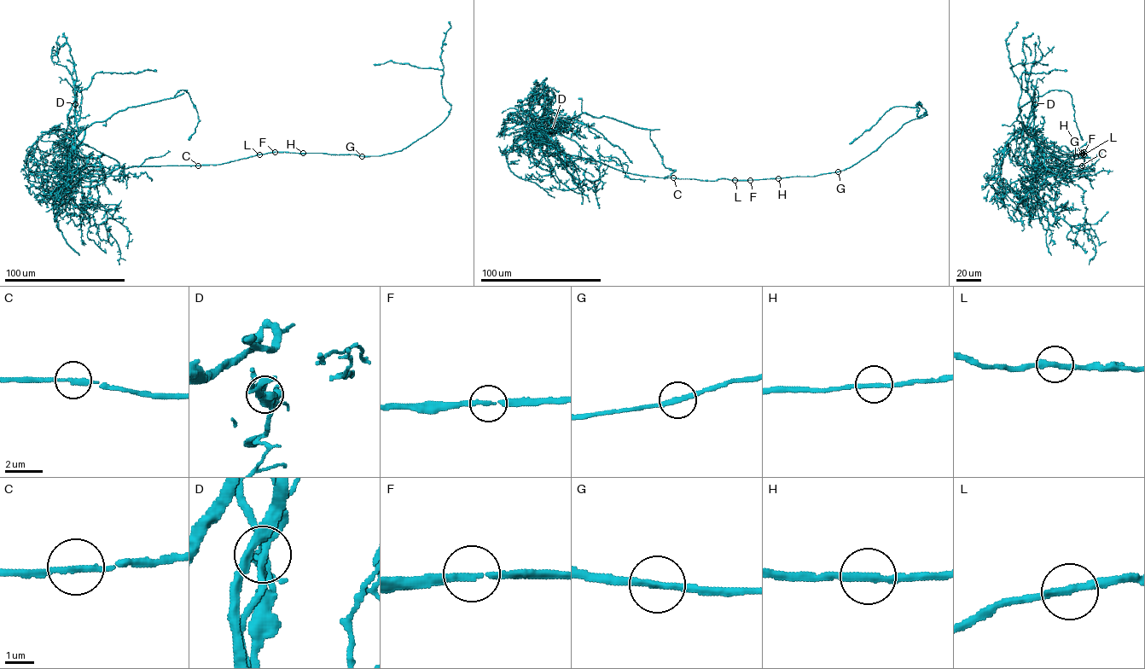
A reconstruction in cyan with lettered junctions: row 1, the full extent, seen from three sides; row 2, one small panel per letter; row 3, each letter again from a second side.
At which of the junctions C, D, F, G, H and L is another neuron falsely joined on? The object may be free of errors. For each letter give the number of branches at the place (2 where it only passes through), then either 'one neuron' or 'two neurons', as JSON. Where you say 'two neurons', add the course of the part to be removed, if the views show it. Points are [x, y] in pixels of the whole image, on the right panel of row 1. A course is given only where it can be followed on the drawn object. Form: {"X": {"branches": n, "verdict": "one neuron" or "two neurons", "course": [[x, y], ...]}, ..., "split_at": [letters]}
{"C": {"branches": 2, "verdict": "one neuron"}, "D": {"branches": 3, "verdict": "two neurons", "course": [[1035, 104], [1012, 140], [1034, 140], [1054, 172], [1083, 165], [1023, 125], [1010, 68], [1047, 64]]}, "F": {"branches": 2, "verdict": "one neuron"}, "G": {"branches": 2, "verdict": "one neuron"}, "H": {"branches": 2, "verdict": "one neuron"}, "L": {"branches": 2, "verdict": "one neuron"}, "split_at": ["D"]}

